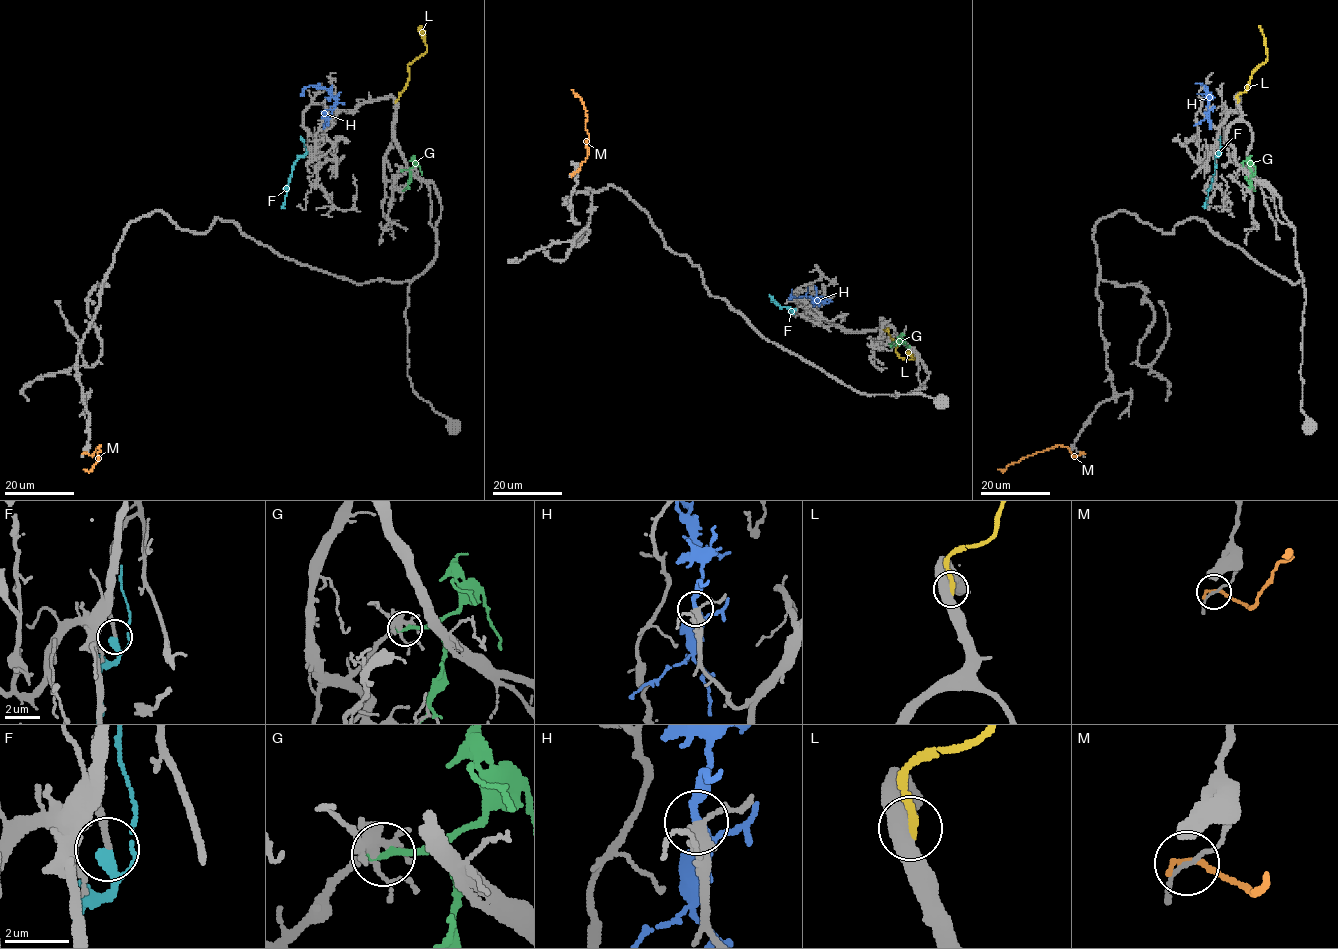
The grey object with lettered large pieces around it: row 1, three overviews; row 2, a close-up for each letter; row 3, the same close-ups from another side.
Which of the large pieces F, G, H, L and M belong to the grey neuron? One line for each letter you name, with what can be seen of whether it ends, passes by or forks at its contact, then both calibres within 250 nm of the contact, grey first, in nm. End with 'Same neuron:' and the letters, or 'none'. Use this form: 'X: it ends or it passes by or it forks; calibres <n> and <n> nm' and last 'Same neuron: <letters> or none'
F: it ends; calibres 130 and 440 nm
Same neuron: F

